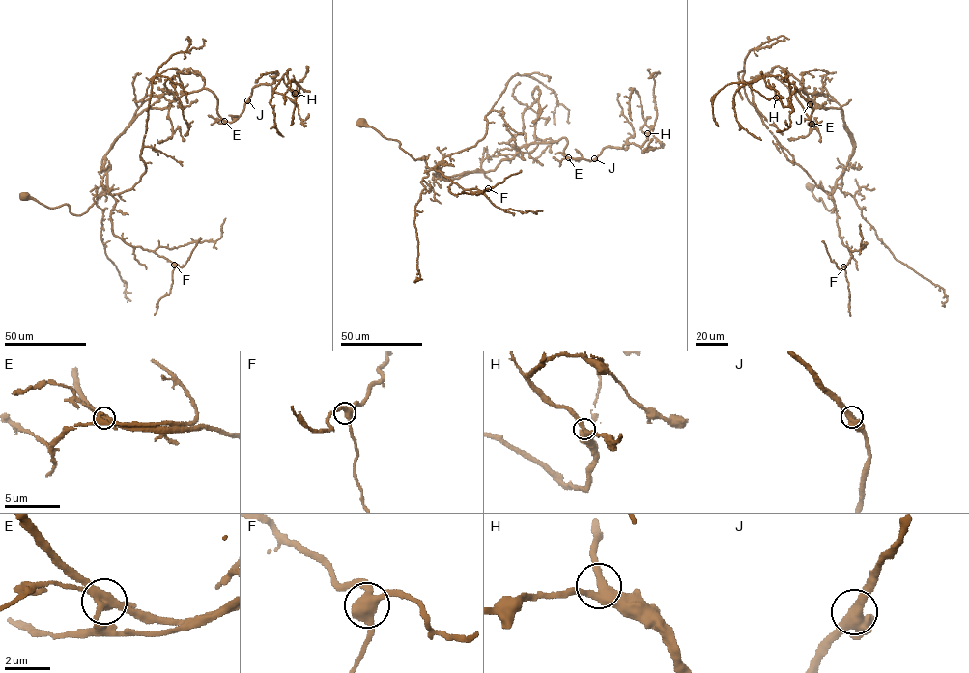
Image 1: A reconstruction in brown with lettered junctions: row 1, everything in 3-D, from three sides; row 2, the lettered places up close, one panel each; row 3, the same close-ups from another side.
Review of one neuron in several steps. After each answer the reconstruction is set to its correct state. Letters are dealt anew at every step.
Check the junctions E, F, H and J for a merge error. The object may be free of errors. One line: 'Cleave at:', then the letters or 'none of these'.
Cleave at: E

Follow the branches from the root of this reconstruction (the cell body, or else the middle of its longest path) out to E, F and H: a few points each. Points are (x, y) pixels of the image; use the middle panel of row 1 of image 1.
E: (359, 123), (398, 141), (415, 159), (425, 156), (442, 178), (493, 170), (523, 146), (563, 137), (568, 157)
F: (359, 123), (415, 159), (425, 156), (428, 167), (444, 161), (435, 169), (464, 189), (488, 188)
H: (359, 123), (442, 178), (493, 170), (526, 145), (565, 138), (566, 156), (589, 161), (647, 133)

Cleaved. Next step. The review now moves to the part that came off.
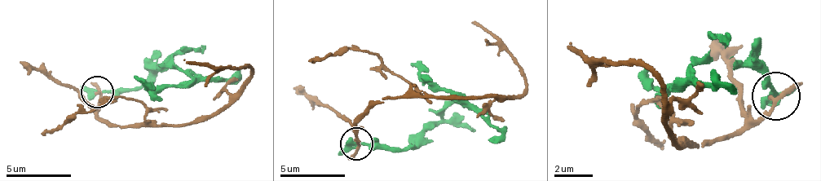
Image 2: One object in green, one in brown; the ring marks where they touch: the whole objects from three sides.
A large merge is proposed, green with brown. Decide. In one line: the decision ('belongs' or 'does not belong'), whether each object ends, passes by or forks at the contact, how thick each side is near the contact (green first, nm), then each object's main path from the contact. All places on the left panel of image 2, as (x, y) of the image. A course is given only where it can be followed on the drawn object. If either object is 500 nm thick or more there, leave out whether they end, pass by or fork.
does not belong; green passes by; brown passes by; 280 nm thick on the green side, 200 nm on the other; green runs (98, 90), (130, 91), (170, 61), (189, 78), (150, 89), (134, 77); brown runs (98, 90), (100, 118), (125, 126), (207, 121), (245, 79), (249, 67), (184, 64)

